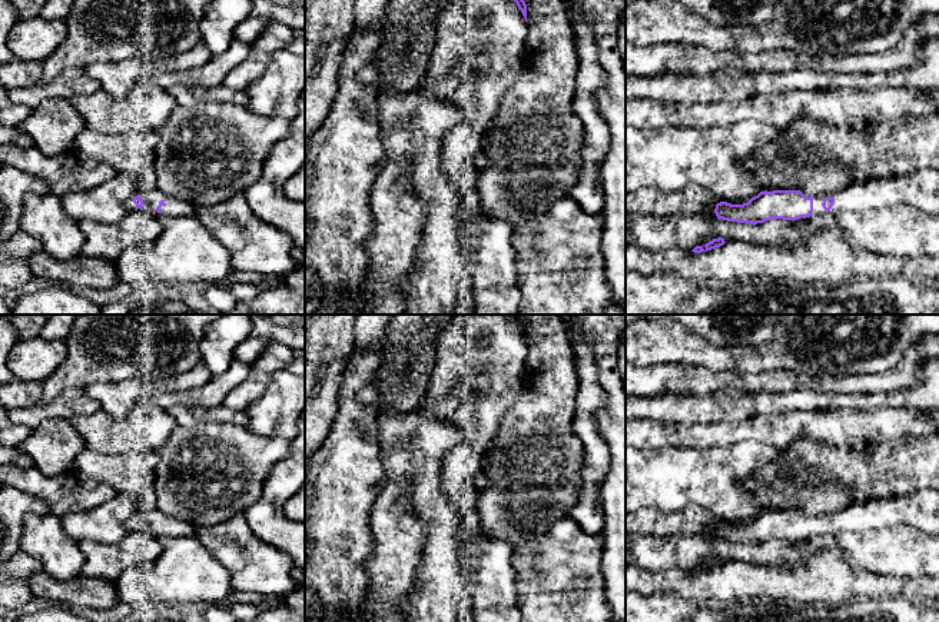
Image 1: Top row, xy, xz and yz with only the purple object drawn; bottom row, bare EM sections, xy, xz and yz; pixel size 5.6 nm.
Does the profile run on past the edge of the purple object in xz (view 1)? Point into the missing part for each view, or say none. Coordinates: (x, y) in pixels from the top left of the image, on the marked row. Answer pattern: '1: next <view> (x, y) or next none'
1: next none

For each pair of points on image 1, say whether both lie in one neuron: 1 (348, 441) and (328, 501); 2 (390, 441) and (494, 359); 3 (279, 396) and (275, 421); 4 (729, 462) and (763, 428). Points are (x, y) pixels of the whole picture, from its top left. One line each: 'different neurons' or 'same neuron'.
1: same neuron
2: different neurons
3: same neuron
4: different neurons

